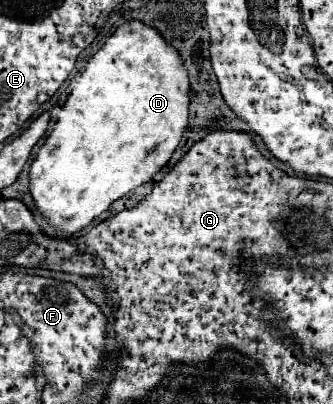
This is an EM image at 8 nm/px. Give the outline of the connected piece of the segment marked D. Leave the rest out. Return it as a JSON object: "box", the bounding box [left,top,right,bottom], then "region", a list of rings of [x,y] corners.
{"box":[30,20,190,234],"region":[[[130,20],[90,58],[66,98],[64,112],[30,168],[30,192],[40,212],[64,234],[76,234],[130,190],[150,182],[170,160],[188,126],[190,78],[182,54],[152,26]]]}

